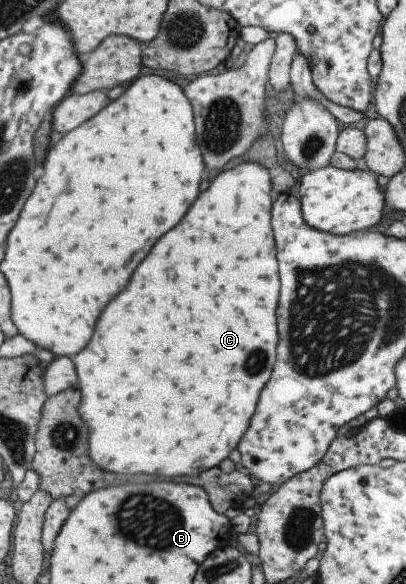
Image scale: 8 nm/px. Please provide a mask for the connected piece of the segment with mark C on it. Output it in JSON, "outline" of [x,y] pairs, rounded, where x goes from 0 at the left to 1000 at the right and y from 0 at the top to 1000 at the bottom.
{"outline":[[[603,276],[581,286],[564,291],[547,293],[537,298],[515,317],[517,324],[507,324],[498,330],[498,337],[488,337],[488,344],[478,348],[478,358],[468,358],[468,365],[458,368],[458,378],[448,378],[448,385],[429,389],[419,399],[409,399],[409,406],[399,406],[399,413],[389,413],[389,420],[379,423],[379,433],[369,433],[369,440],[360,440],[360,447],[340,457],[340,467],[330,467],[330,481],[315,488],[315,495],[291,505],[276,519],[271,519],[271,529],[261,529],[261,536],[251,538],[251,550],[239,550],[239,567],[232,568],[232,584],[212,592],[207,601],[192,604],[190,610],[177,611],[187,623],[187,632],[195,642],[192,663],[202,670],[202,693],[197,693],[197,711],[207,711],[202,717],[222,728],[222,769],[224,781],[232,786],[236,796],[246,796],[251,803],[261,807],[281,807],[281,810],[355,810],[355,813],[389,813],[389,817],[463,817],[463,813],[488,813],[493,807],[507,807],[530,800],[537,800],[567,776],[571,769],[584,769],[594,759],[596,748],[613,738],[616,719],[626,707],[633,705],[633,693],[643,683],[640,673],[645,666],[655,663],[655,656],[665,652],[665,642],[675,635],[675,625],[680,625],[680,594],[685,594],[685,512],[690,512],[690,467],[685,467],[685,443],[680,443],[682,413],[677,396],[672,390],[672,349],[670,341],[672,325],[672,303],[665,291],[635,277]]]}

